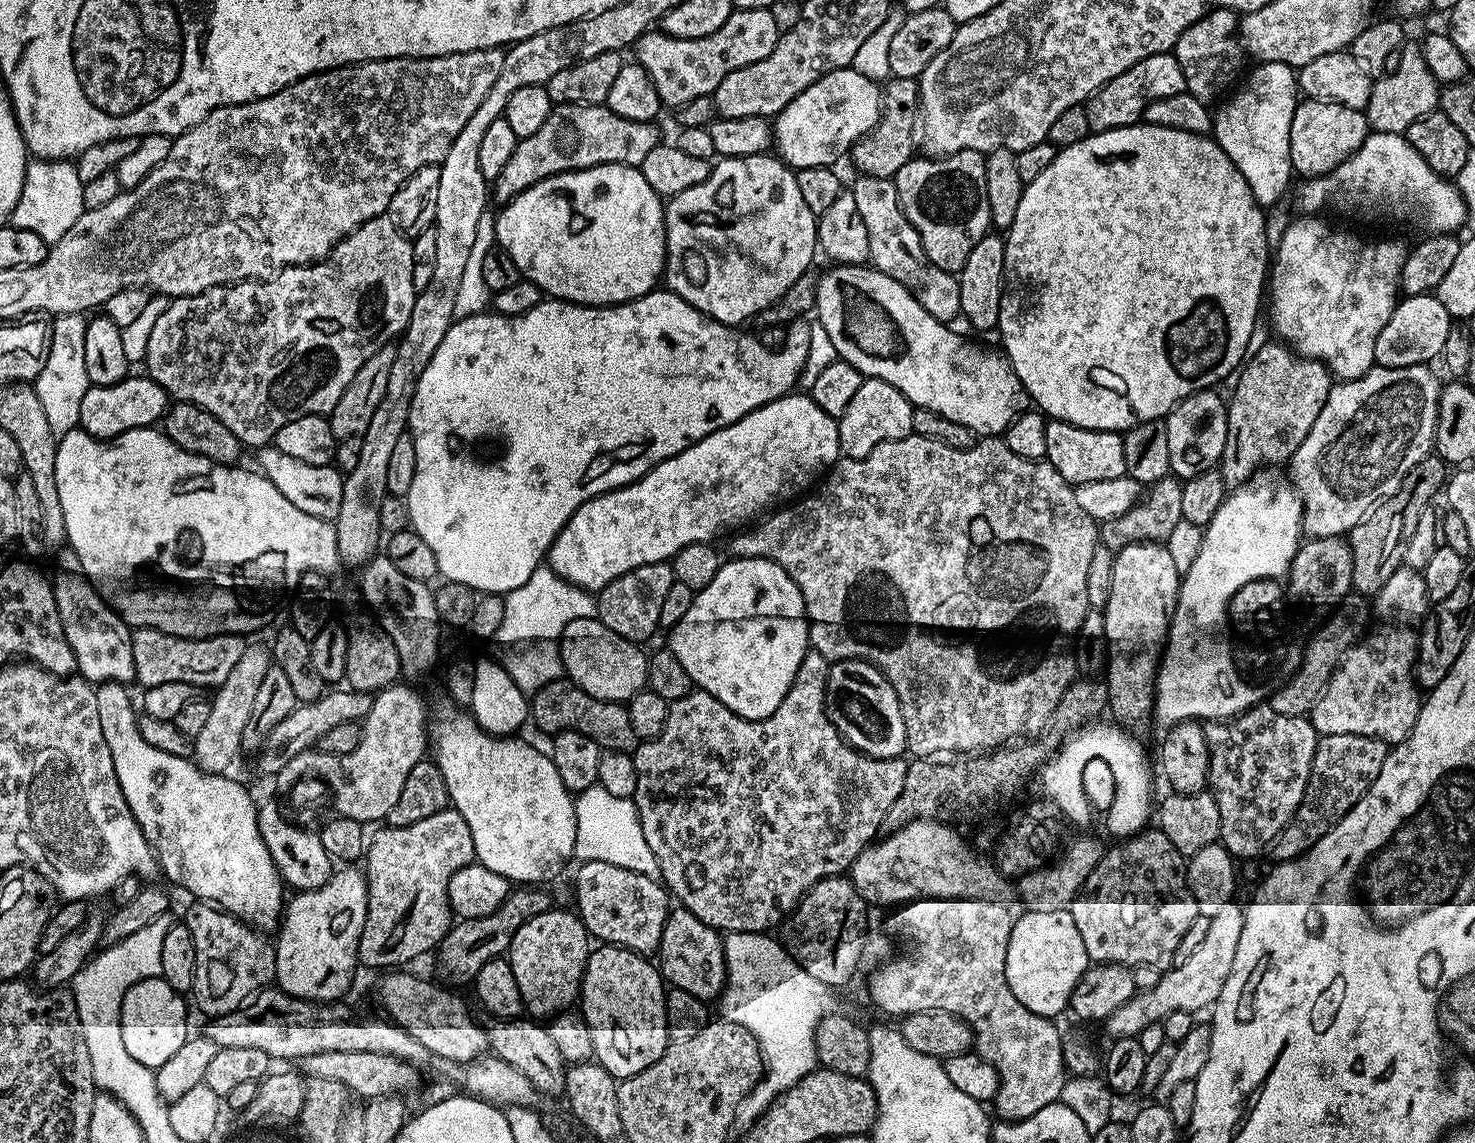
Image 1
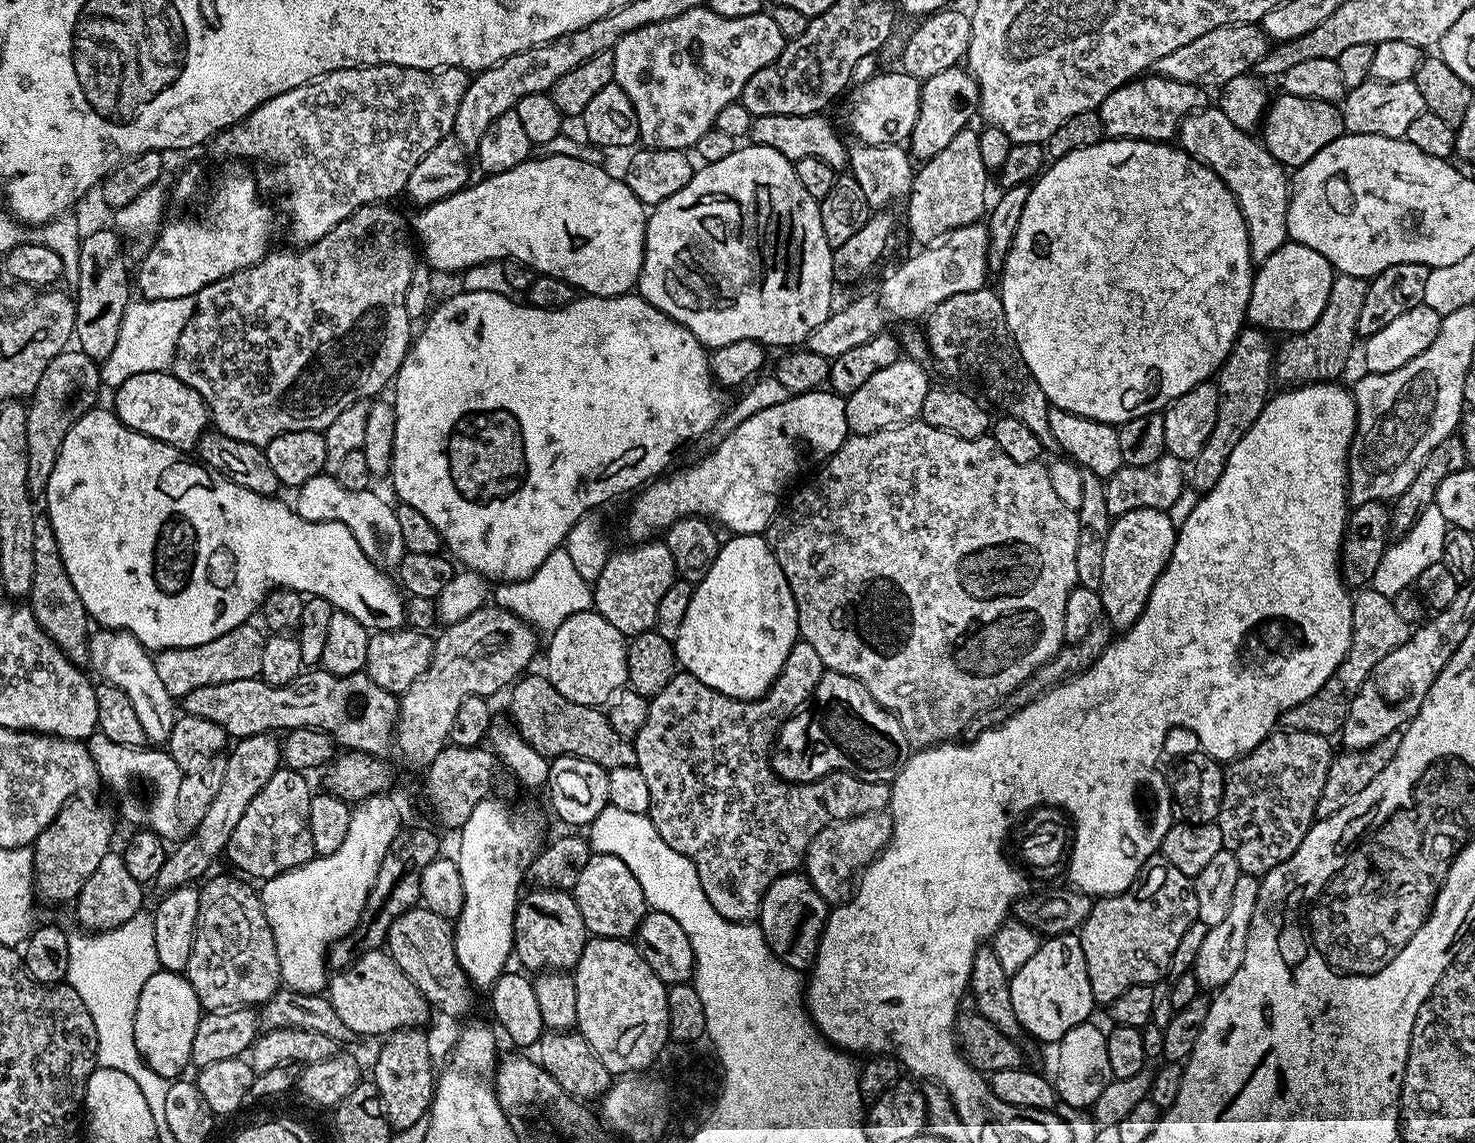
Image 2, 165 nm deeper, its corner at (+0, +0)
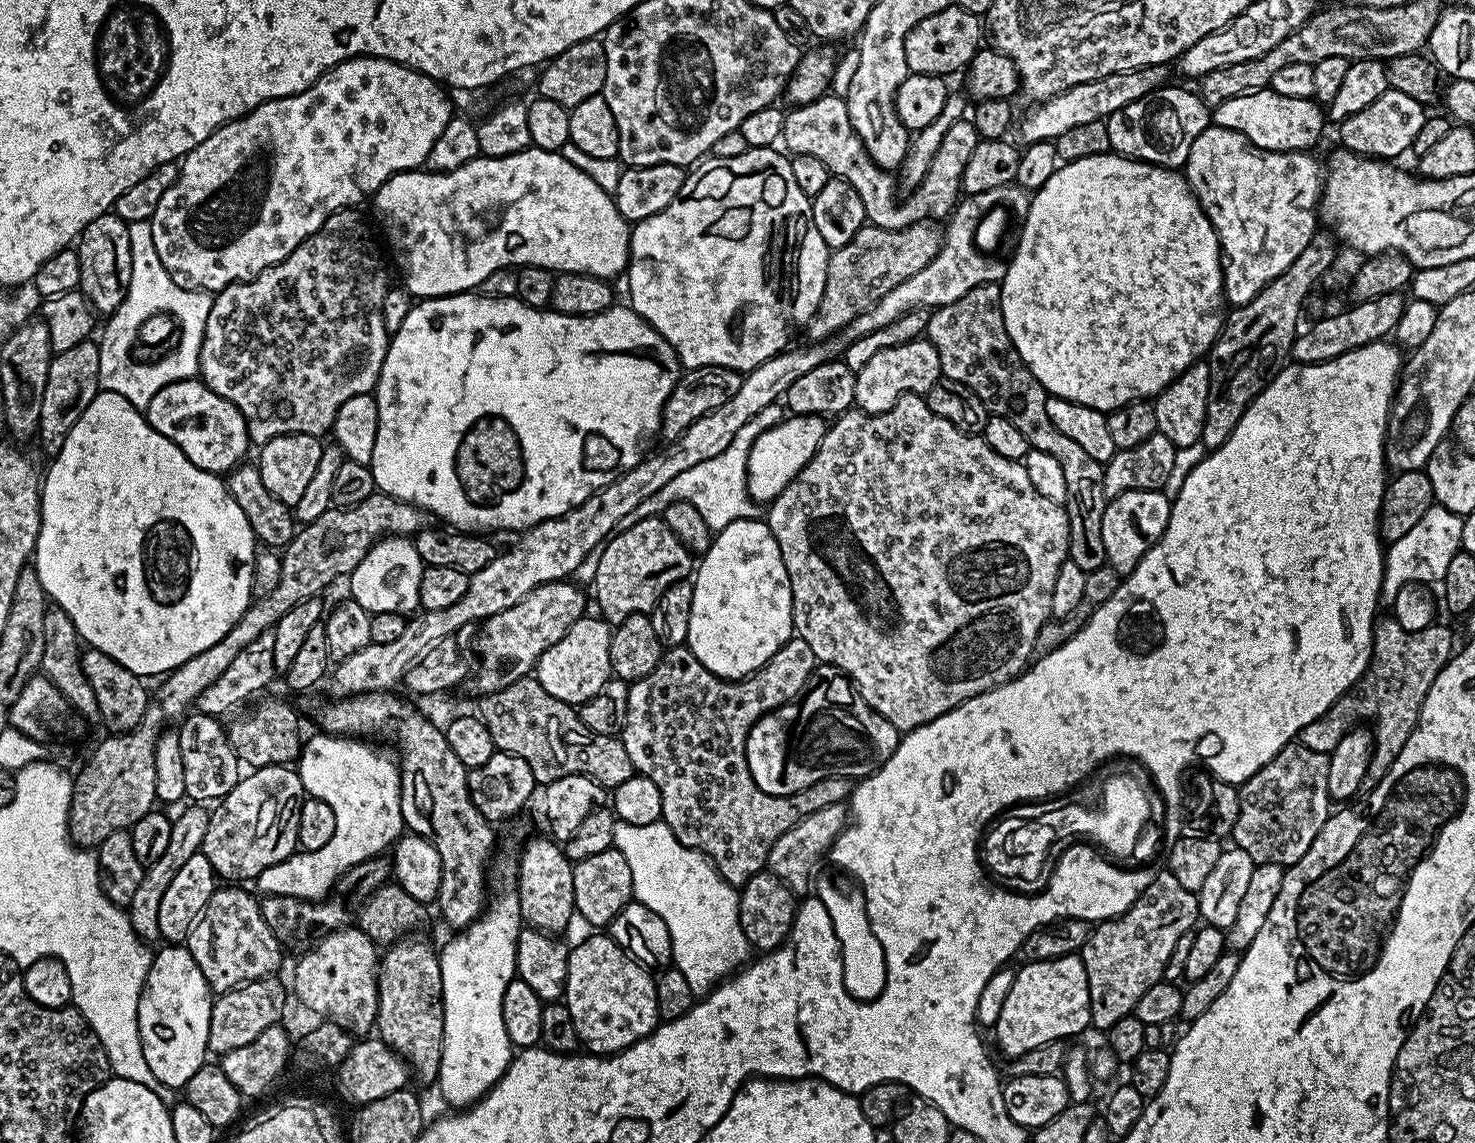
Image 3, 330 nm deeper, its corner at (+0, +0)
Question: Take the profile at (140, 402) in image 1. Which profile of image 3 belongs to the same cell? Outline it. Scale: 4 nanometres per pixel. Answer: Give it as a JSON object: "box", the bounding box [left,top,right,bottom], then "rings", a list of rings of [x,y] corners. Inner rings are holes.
{"box":[146,378,250,474],"rings":[[[199,378],[175,380],[172,384],[156,388],[153,393],[152,397],[150,397],[151,395],[147,397],[147,400],[149,399],[148,408],[146,407],[148,424],[154,426],[154,430],[158,430],[158,434],[162,434],[162,438],[170,438],[170,442],[174,442],[174,446],[178,446],[182,450],[182,454],[186,454],[186,458],[190,458],[190,462],[194,462],[194,466],[207,472],[227,474],[247,457],[244,455],[247,454],[248,448],[250,449],[248,427],[238,406],[234,406],[226,398],[214,394],[214,390],[207,388],[203,380]]]}

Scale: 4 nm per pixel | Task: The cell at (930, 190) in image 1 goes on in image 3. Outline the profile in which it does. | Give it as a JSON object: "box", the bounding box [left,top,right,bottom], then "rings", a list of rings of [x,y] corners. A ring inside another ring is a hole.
{"box":[783,94,980,228],"rings":[[[825,94],[814,102],[793,107],[792,112],[785,115],[783,147],[791,155],[811,154],[821,159],[833,177],[850,182],[850,186],[854,187],[862,199],[865,219],[875,228],[905,228],[924,220],[943,221],[961,199],[960,183],[964,177],[966,162],[970,162],[970,154],[974,154],[974,146],[980,141],[971,119],[965,118],[950,127],[921,184],[904,201],[894,202],[890,198],[891,173],[878,167],[866,149],[863,152],[848,152],[850,114],[846,110],[844,96],[832,95]]]}

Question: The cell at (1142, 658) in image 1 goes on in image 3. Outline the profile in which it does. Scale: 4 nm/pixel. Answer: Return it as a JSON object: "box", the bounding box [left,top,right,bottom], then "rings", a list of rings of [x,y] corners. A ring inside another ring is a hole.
{"box":[1102,490,1172,578],"rings":[[[1130,490],[1126,494],[1111,497],[1104,505],[1102,514],[1102,546],[1106,546],[1104,555],[1107,567],[1112,568],[1121,578],[1129,576],[1142,562],[1149,550],[1162,538],[1170,522],[1172,500],[1163,490]]]}

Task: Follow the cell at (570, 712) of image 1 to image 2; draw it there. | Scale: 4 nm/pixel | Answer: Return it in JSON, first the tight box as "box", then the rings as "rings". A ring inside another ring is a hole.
{"box":[507,674,636,769],"rings":[[[525,674],[511,685],[512,697],[508,700],[507,715],[512,727],[527,744],[538,750],[538,754],[549,758],[577,756],[586,758],[586,762],[598,762],[598,766],[607,769],[636,766],[635,743],[622,738],[622,734],[610,726],[607,715],[599,707],[570,702],[570,698],[562,698],[562,694],[554,690],[547,675],[532,675]]]}

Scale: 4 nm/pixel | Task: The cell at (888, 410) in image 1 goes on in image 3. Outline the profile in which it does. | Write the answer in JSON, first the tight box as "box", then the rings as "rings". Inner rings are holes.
{"box":[855,338,939,412],"rings":[[[927,338],[911,340],[902,346],[890,346],[890,350],[874,354],[874,358],[870,358],[870,362],[866,362],[866,366],[862,366],[862,370],[857,372],[855,407],[862,412],[885,412],[893,408],[898,398],[902,398],[907,392],[927,394],[930,386],[934,386],[934,382],[939,379],[938,350],[934,350]]]}

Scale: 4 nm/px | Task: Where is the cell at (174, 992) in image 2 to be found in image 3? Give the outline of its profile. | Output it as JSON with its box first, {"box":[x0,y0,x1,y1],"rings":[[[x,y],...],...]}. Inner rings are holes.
{"box":[138,946,214,1089],"rings":[[[164,946],[153,955],[138,1002],[138,1030],[146,1063],[154,1078],[167,1088],[183,1089],[206,1062],[213,999],[214,993],[188,947]]]}

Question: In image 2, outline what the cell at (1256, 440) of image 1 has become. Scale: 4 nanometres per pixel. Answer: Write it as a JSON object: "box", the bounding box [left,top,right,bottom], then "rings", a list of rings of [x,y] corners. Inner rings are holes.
{"box":[1274,275,1369,386],"rings":[[[1337,275],[1330,286],[1329,301],[1319,315],[1314,326],[1305,332],[1289,335],[1284,345],[1279,345],[1274,356],[1274,376],[1277,381],[1285,380],[1285,385],[1299,386],[1317,382],[1332,382],[1344,372],[1352,343],[1358,340],[1356,327],[1358,314],[1362,314],[1362,302],[1369,281],[1362,276]]]}

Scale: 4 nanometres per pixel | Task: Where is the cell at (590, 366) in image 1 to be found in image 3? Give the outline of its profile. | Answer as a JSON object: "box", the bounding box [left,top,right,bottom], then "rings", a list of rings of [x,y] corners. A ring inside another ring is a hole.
{"box":[370,290,682,534],"rings":[[[476,290],[456,292],[452,296],[433,296],[421,299],[419,302],[413,303],[410,314],[406,314],[406,322],[402,322],[402,326],[398,326],[391,333],[388,349],[386,350],[386,358],[382,362],[380,377],[374,389],[376,405],[378,406],[378,438],[374,438],[374,454],[370,465],[374,474],[374,482],[377,489],[383,492],[385,496],[393,496],[399,500],[405,500],[407,504],[414,504],[417,508],[431,514],[433,517],[441,516],[444,519],[441,521],[453,529],[463,530],[469,534],[493,534],[492,532],[523,534],[529,528],[533,528],[535,524],[541,524],[550,518],[558,518],[562,514],[582,506],[582,502],[586,502],[586,498],[590,498],[598,490],[610,486],[610,482],[617,480],[623,472],[629,472],[631,468],[638,466],[641,460],[649,455],[650,449],[648,447],[651,446],[652,439],[657,439],[660,436],[660,422],[664,418],[664,407],[681,375],[682,365],[676,356],[676,351],[670,346],[670,342],[666,342],[666,338],[662,338],[662,334],[658,334],[658,330],[654,330],[649,326],[631,306],[624,306],[624,308],[613,306],[606,309],[605,312],[599,312],[593,316],[567,316],[561,312],[553,312],[543,308],[531,308],[521,300],[516,299],[515,296],[494,298],[493,296],[482,296]]]}

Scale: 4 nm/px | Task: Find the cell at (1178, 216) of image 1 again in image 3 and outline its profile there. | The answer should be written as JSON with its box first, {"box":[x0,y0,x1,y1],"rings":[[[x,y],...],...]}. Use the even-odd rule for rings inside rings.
{"box":[999,151,1226,414],"rings":[[[1114,151],[1061,163],[1056,172],[1050,174],[1049,180],[1036,189],[1018,232],[1016,250],[1007,261],[999,286],[1002,318],[1006,322],[1010,342],[1014,342],[1022,362],[1034,374],[1034,378],[1038,378],[1045,392],[1049,396],[1096,408],[1105,414],[1135,400],[1159,396],[1167,384],[1174,382],[1174,378],[1181,376],[1201,358],[1207,357],[1212,344],[1220,337],[1226,315],[1220,239],[1193,194],[1187,176],[1175,168],[1147,164],[1144,160],[1131,160]]]}

